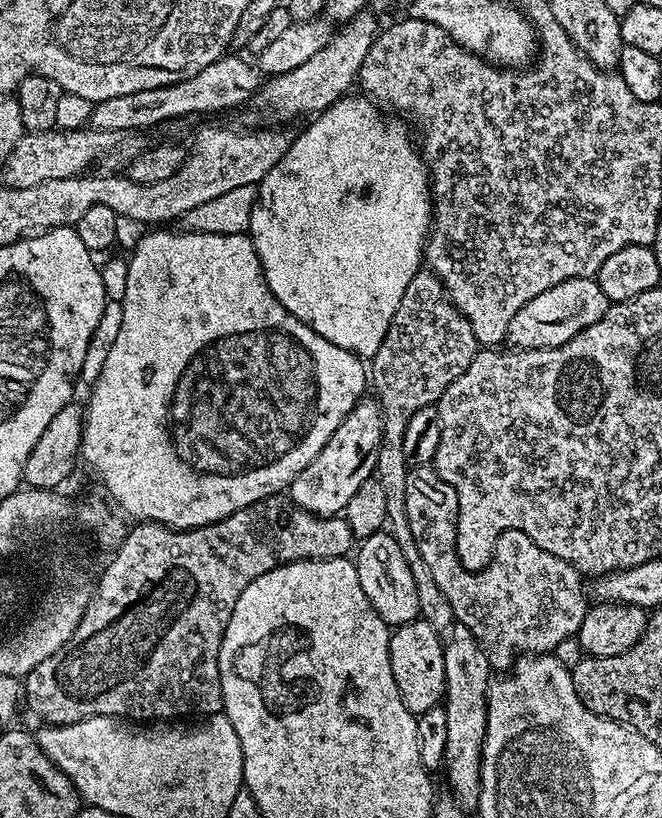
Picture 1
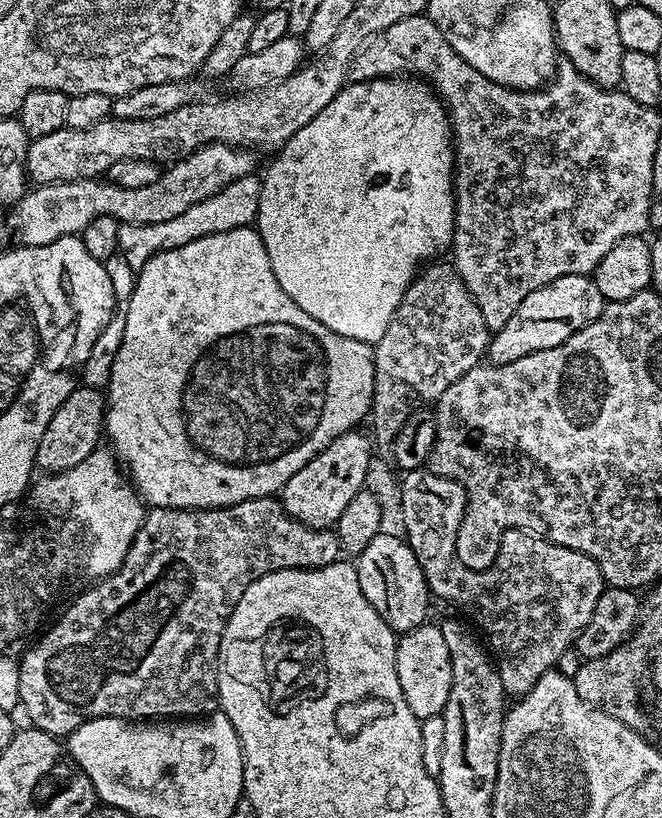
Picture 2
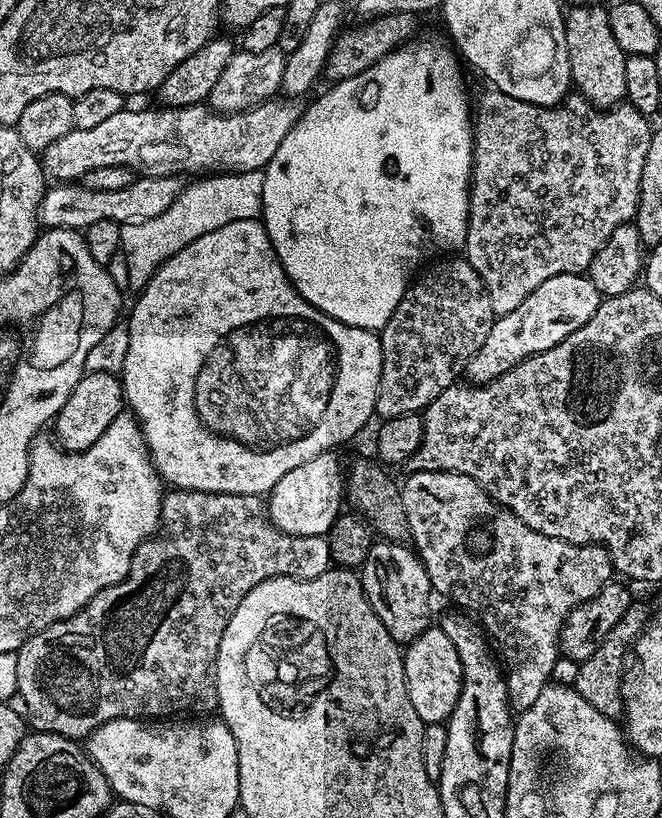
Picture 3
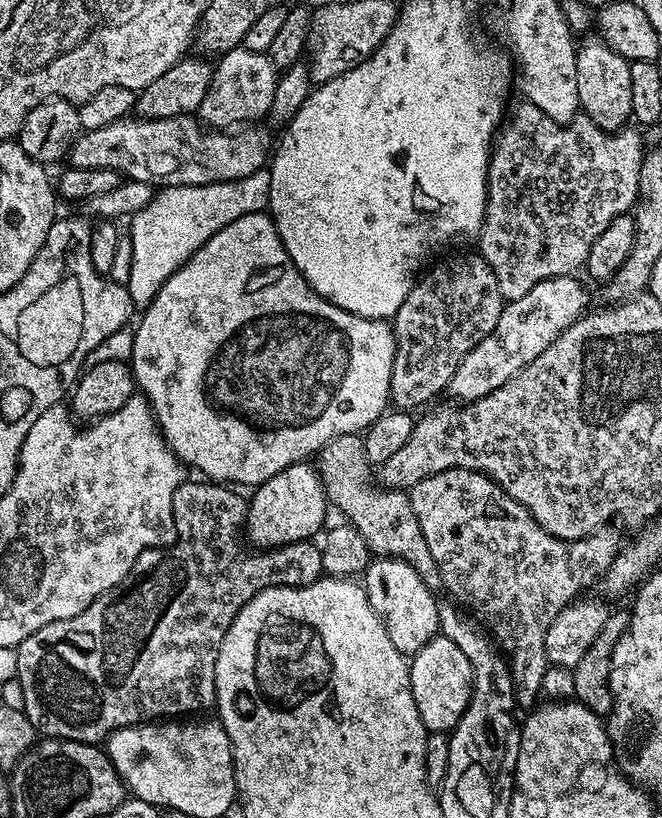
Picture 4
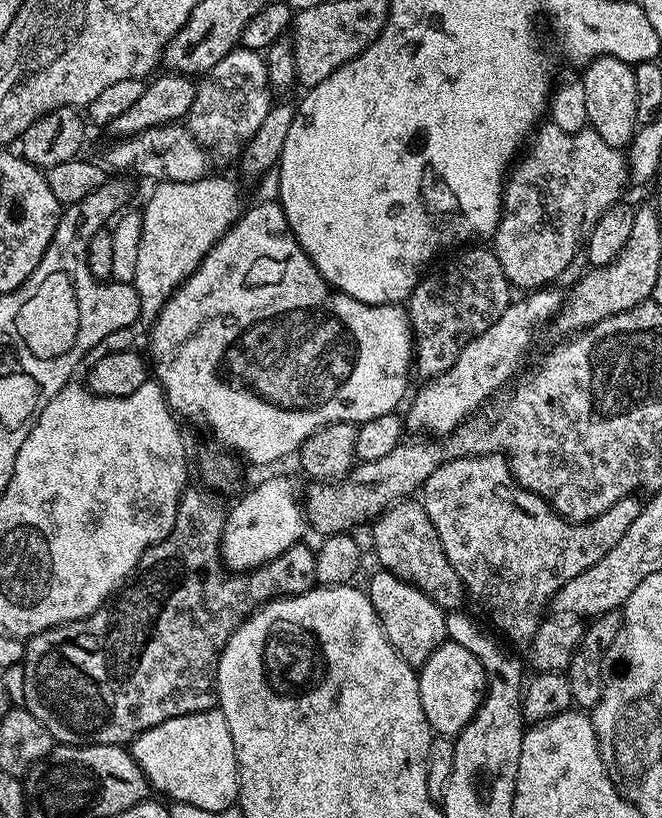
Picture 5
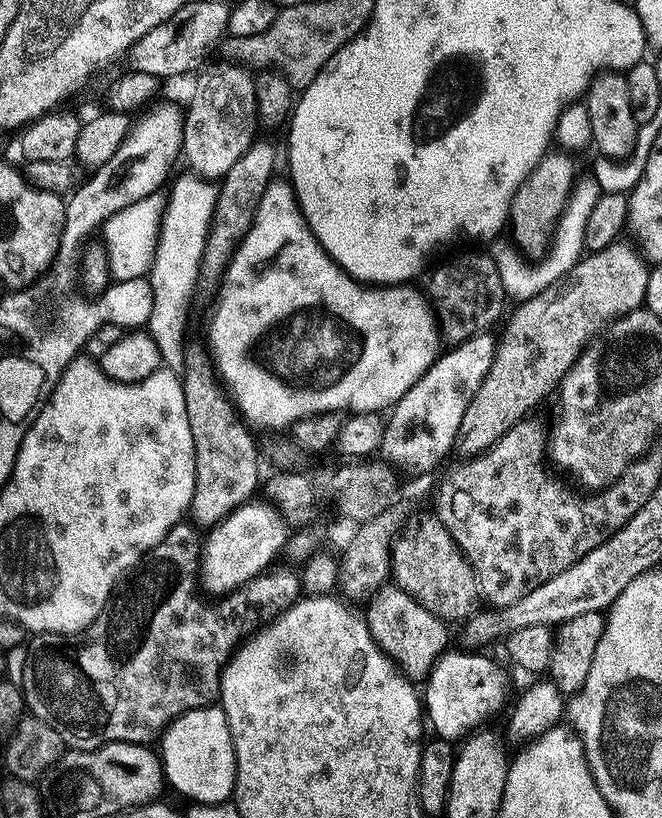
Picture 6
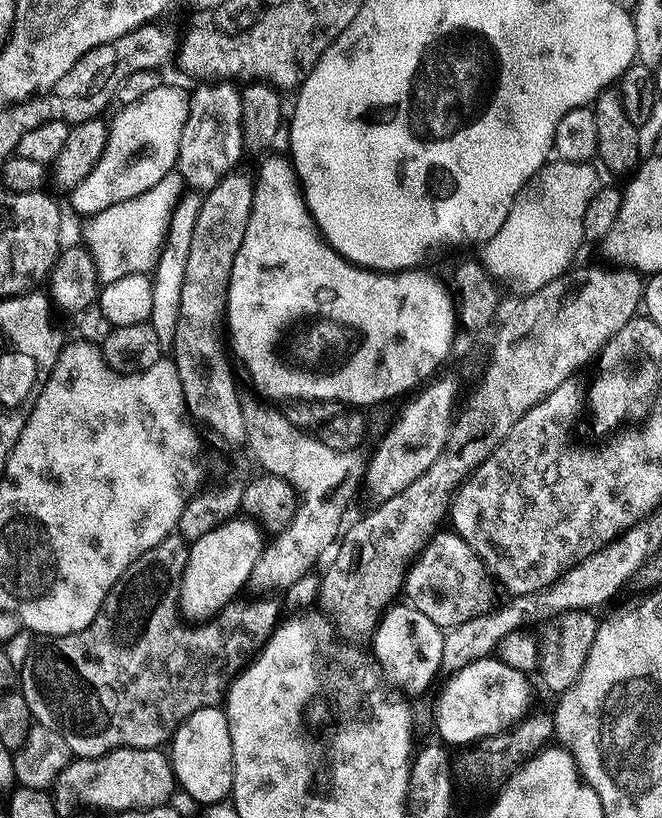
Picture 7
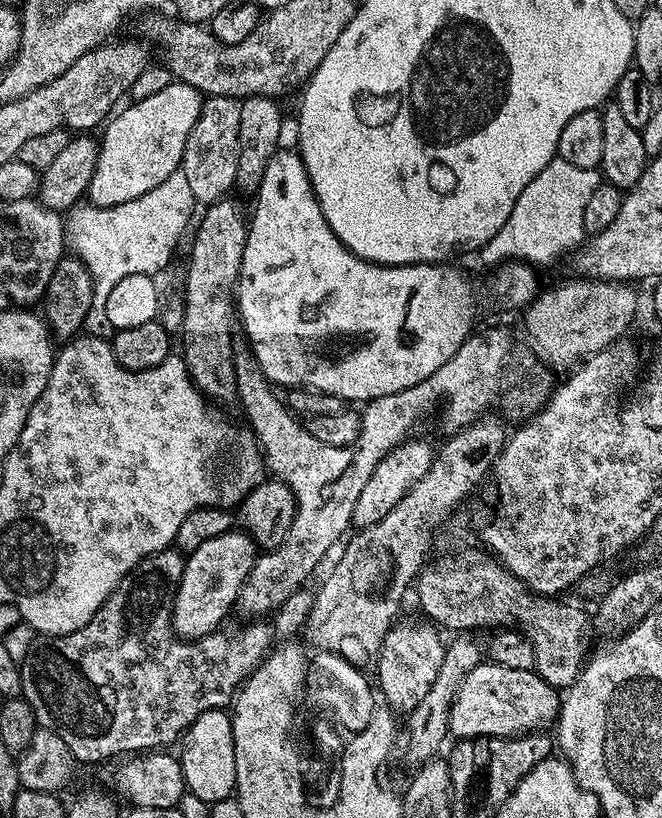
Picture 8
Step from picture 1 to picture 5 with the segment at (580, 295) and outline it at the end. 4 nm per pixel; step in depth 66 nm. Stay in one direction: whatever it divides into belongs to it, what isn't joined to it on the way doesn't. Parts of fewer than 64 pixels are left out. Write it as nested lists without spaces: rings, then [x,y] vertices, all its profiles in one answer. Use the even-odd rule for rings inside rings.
[[[545,286],[521,295],[524,296],[521,300],[513,299],[507,310],[487,330],[465,346],[450,370],[446,370],[441,376],[431,377],[425,383],[428,385],[413,398],[408,416],[403,417],[405,429],[412,434],[447,436],[469,416],[479,413],[501,391],[499,388],[512,375],[515,377],[521,371],[520,363],[532,344],[536,327],[547,320],[549,323],[559,312],[562,296],[554,289],[555,287]]]

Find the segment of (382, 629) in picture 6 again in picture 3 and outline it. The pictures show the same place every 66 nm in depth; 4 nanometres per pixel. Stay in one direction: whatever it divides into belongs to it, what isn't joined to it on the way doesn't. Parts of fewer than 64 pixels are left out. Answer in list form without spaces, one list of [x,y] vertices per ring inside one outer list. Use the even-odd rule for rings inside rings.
[[[376,542],[358,569],[364,593],[382,626],[397,644],[407,646],[430,627],[434,593],[424,563],[407,543]]]

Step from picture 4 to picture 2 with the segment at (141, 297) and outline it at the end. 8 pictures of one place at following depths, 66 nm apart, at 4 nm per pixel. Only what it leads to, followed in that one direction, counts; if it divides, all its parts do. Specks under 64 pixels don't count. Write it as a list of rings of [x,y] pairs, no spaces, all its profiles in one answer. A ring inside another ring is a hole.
[[[251,174],[230,182],[224,189],[218,190],[216,194],[202,202],[194,202],[194,206],[182,210],[178,218],[170,218],[170,222],[121,224],[118,230],[118,254],[126,258],[126,262],[130,262],[132,269],[138,273],[142,270],[142,266],[146,266],[146,262],[150,262],[150,258],[154,258],[154,254],[186,246],[186,242],[194,242],[215,232],[255,225],[259,197],[260,180]]]

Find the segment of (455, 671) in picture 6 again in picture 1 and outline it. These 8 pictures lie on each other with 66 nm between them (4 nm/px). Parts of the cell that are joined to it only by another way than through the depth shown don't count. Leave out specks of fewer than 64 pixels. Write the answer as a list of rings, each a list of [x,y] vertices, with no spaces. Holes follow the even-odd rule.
[[[417,618],[393,627],[388,638],[388,653],[390,670],[394,670],[394,682],[398,682],[398,694],[402,694],[406,710],[417,717],[443,701],[446,686],[444,646],[441,633],[436,632],[430,622]]]

